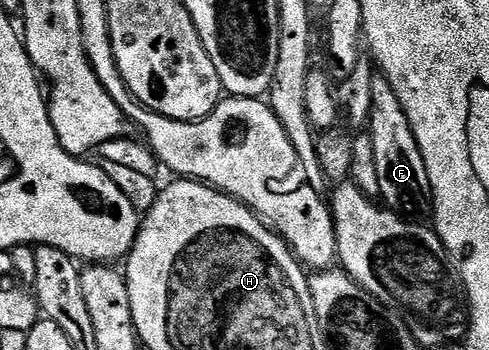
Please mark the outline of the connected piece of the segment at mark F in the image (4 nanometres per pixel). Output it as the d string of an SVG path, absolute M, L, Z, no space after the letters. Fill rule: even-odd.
M379 72L373 73L372 79L374 108L368 118L366 136L374 144L374 168L378 172L380 198L387 209L394 210L401 216L424 216L420 214L427 210L429 213L433 209L432 185L426 176L426 160L422 160L414 128L410 128L402 100L398 100L390 80L386 80Z

